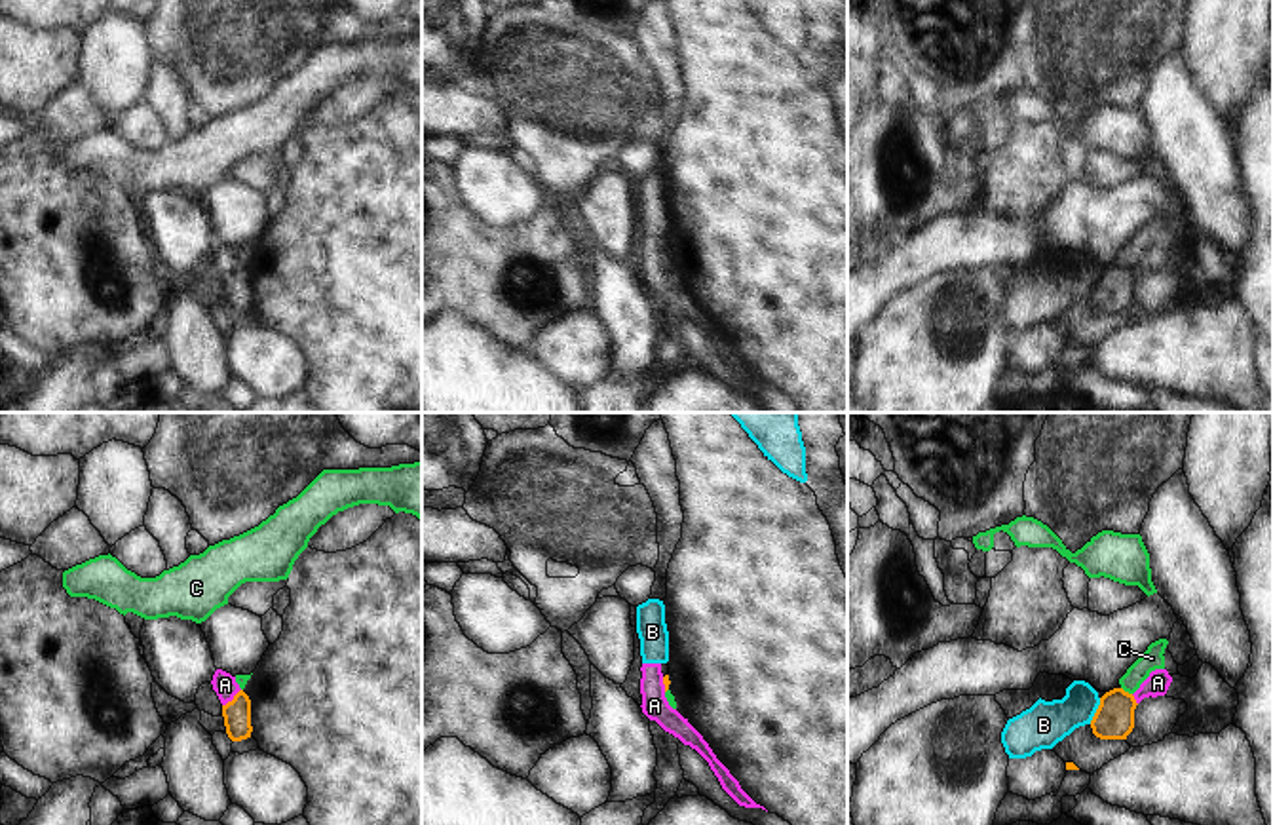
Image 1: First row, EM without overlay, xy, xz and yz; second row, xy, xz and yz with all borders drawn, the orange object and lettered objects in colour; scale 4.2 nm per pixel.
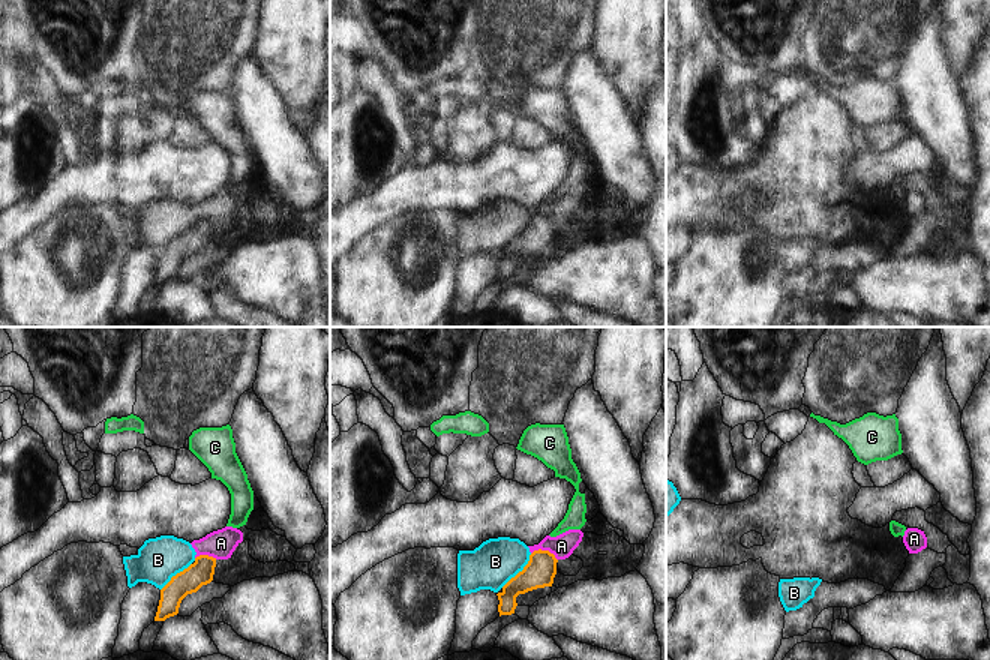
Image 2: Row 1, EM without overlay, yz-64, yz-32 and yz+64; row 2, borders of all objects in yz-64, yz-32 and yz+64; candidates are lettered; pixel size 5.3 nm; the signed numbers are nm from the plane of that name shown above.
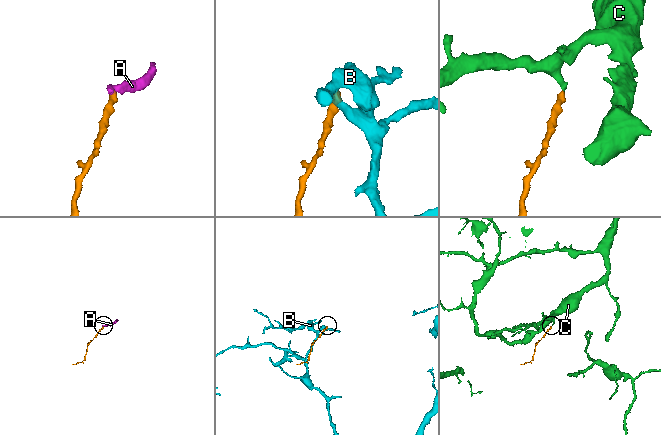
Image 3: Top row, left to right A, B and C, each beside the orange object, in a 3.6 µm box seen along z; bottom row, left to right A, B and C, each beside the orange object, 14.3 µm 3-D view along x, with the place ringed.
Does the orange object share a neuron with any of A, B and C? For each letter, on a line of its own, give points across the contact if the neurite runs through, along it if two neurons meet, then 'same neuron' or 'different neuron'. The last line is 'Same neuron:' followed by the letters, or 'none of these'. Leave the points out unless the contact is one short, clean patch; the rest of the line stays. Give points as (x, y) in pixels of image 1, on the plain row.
A: border along xy (240, 263), (223, 280); different neuron
B: border along yz (1101, 272), (1089, 297); different neuron
C: border along yz (1121, 261), (1131, 268); different neuron
Same neuron: none of these

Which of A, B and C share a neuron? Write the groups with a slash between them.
A B / C

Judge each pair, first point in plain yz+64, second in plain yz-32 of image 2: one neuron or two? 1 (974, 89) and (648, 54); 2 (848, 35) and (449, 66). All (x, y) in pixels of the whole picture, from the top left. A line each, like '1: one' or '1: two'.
1: two
2: two

